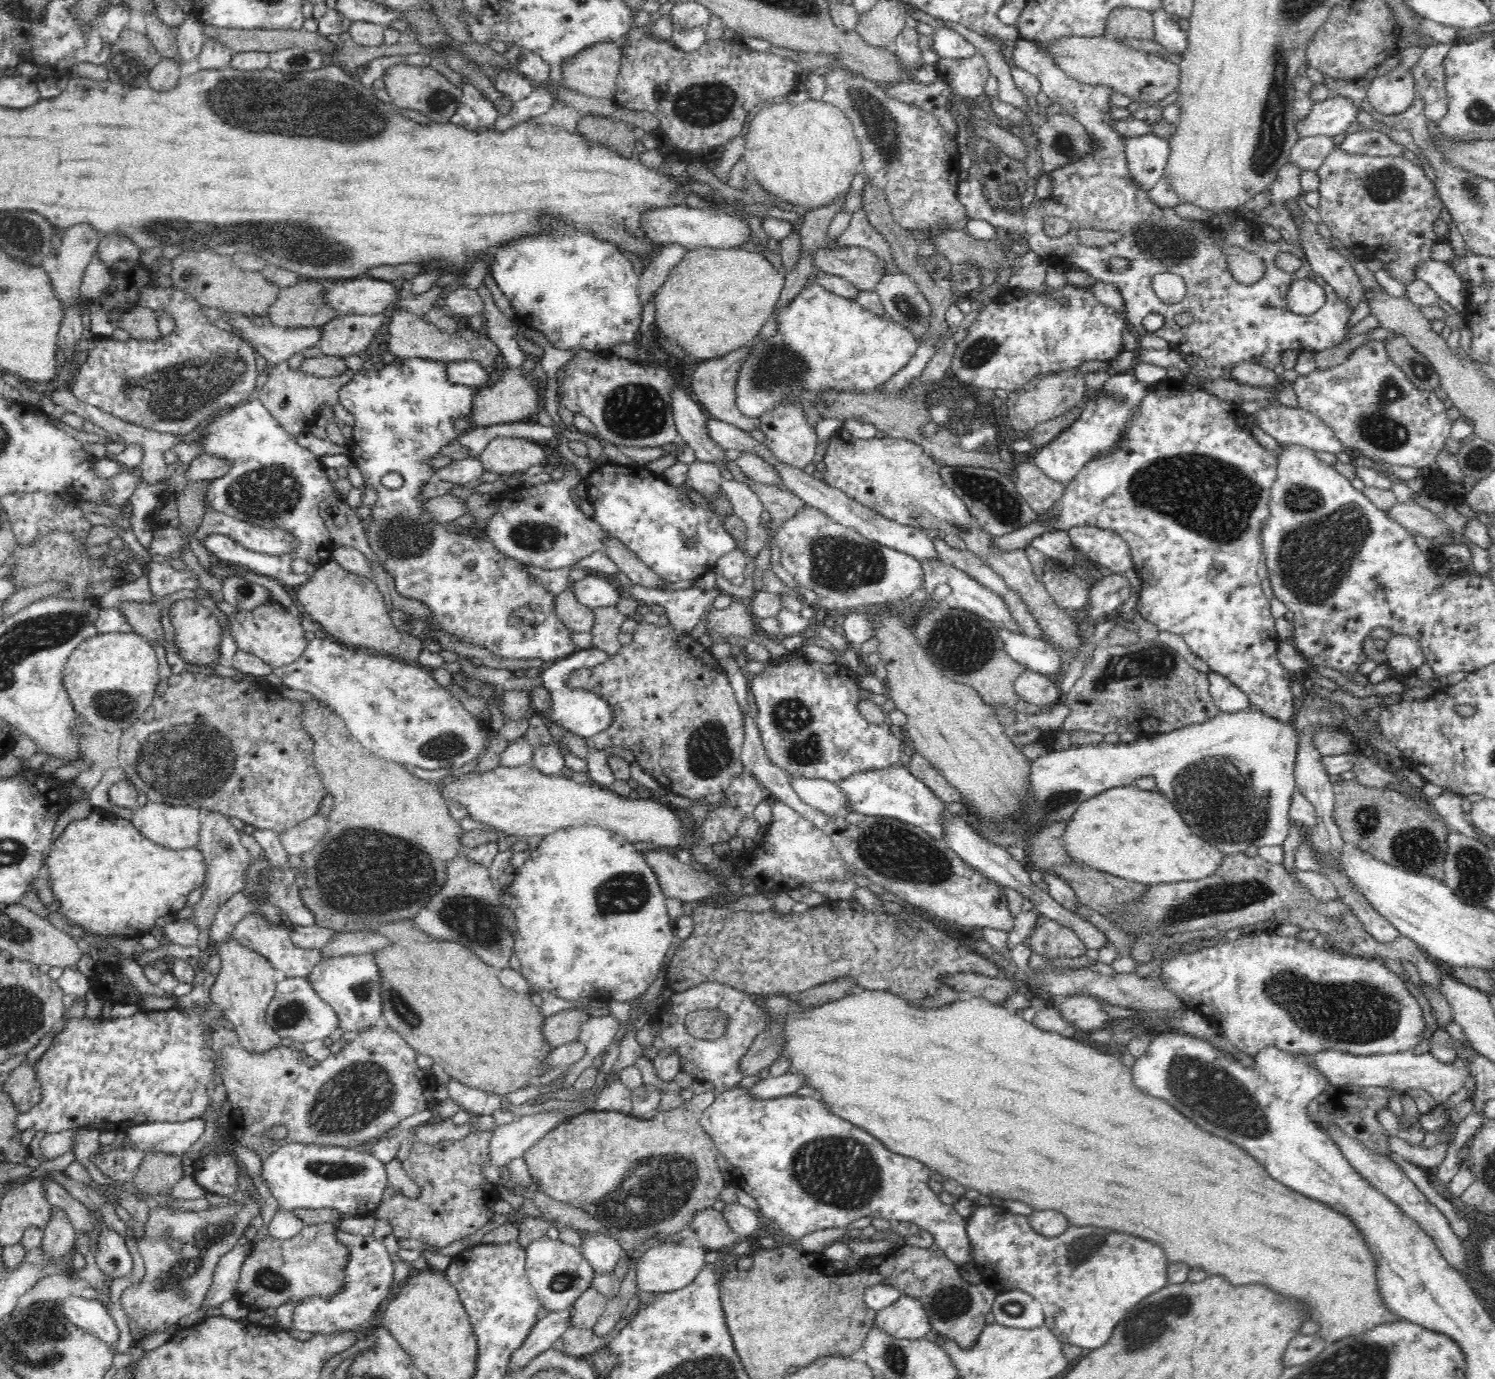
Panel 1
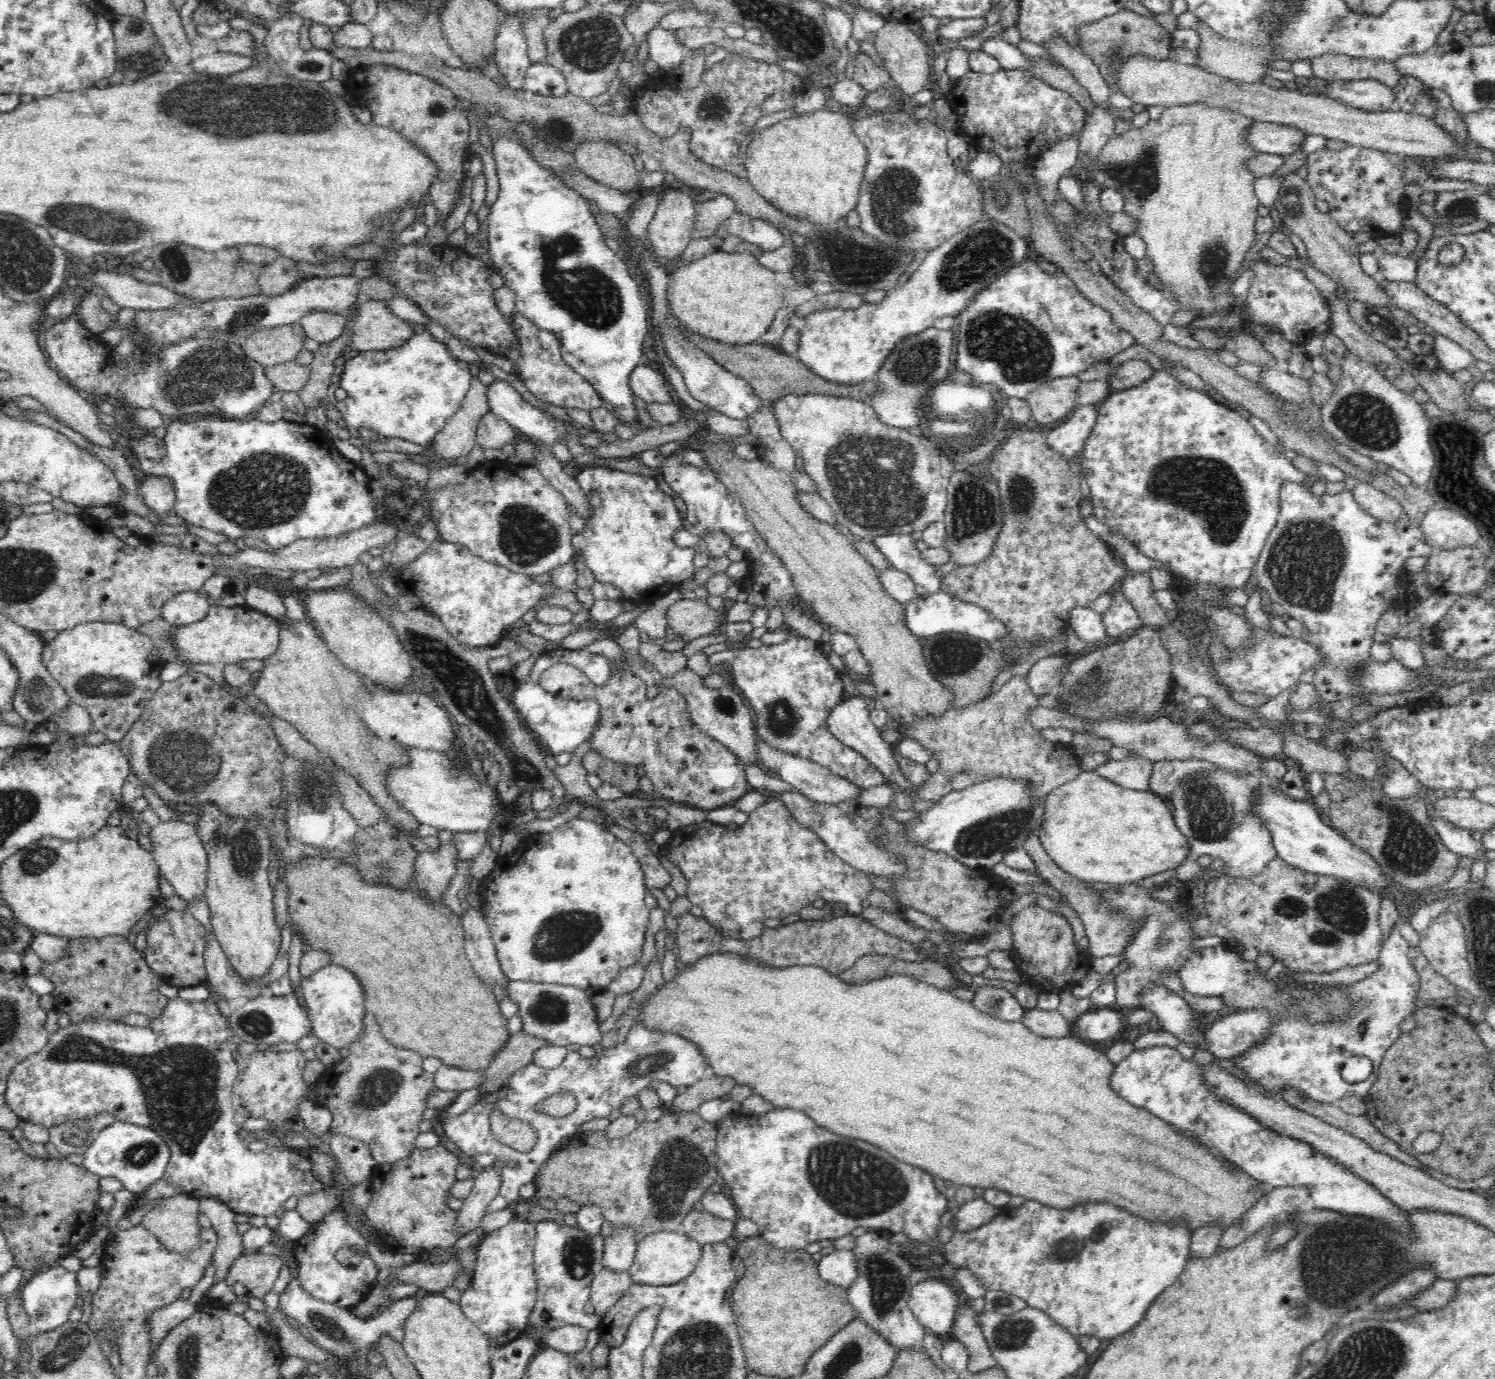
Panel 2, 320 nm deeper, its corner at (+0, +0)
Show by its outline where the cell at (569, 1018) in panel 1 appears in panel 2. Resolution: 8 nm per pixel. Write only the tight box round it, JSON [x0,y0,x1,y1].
[478,1031,549,1095]

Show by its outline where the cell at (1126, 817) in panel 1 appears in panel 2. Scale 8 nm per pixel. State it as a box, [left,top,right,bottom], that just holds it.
[1039,771,1192,885]

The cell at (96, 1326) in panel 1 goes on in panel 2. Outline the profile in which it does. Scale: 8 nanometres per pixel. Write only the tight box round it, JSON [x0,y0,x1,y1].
[22,1264,79,1332]

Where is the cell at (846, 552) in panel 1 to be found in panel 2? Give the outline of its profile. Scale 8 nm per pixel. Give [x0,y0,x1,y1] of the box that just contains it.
[877,567,920,606]

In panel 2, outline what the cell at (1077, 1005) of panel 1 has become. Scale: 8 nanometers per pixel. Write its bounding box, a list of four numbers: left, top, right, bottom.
[1076,1007,1123,1043]

